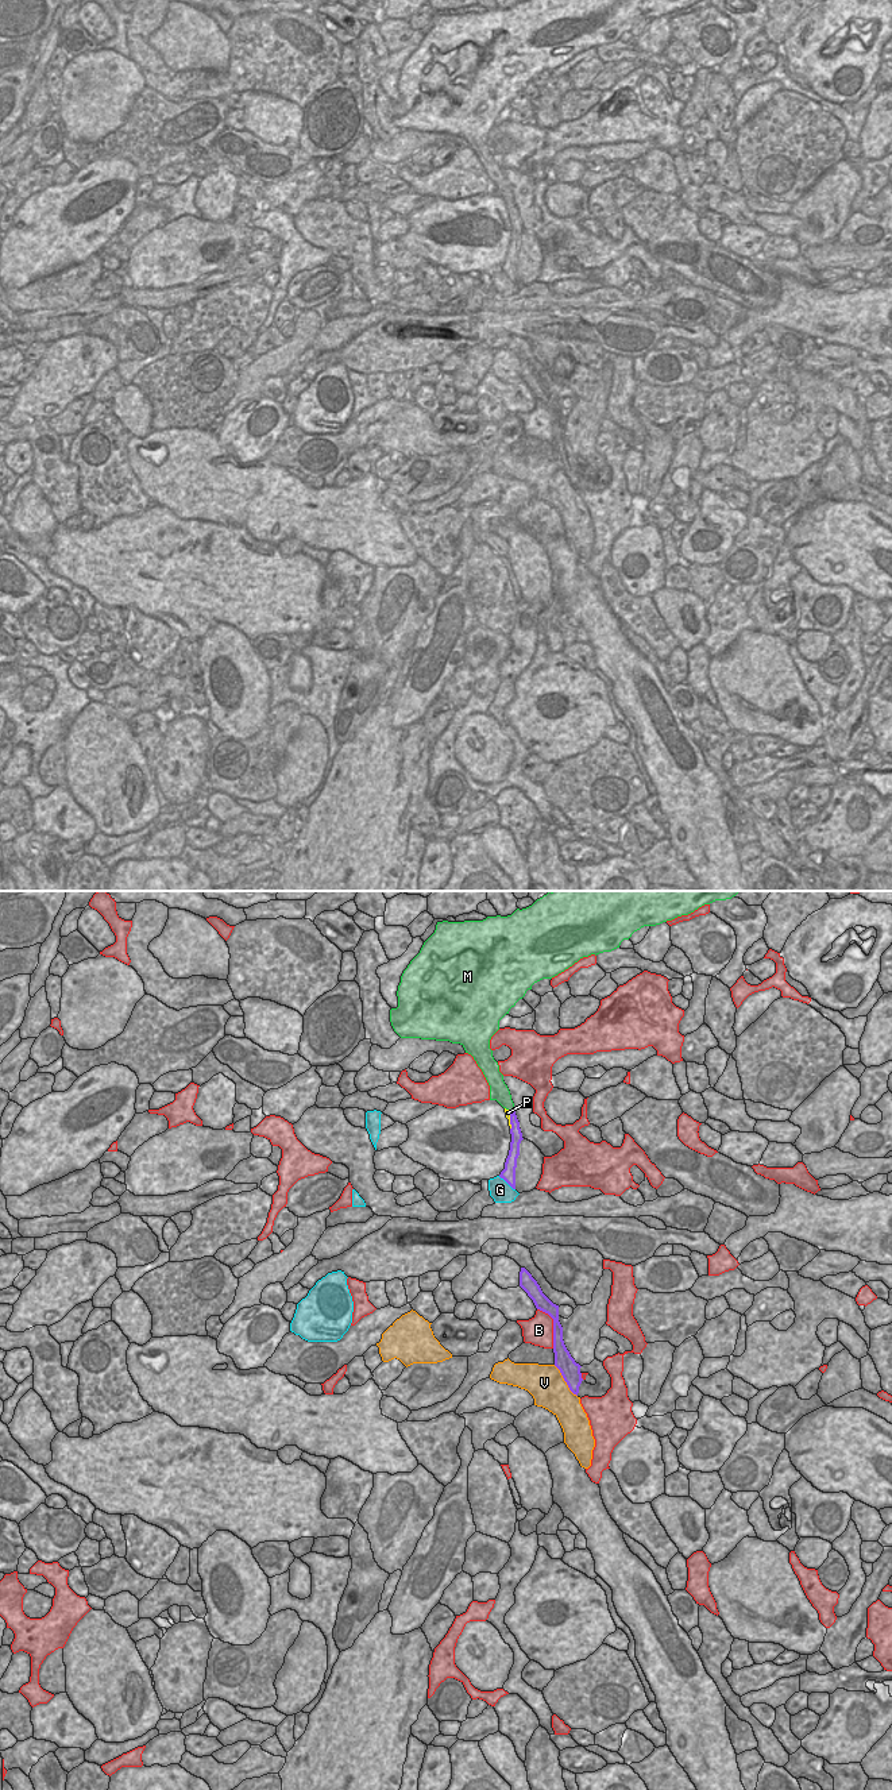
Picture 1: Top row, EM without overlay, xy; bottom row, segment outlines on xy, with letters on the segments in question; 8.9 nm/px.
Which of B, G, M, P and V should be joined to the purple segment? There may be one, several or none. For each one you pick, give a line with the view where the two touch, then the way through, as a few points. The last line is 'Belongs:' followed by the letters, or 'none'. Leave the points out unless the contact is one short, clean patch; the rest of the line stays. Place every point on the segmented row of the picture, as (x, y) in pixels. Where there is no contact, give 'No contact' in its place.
P: Touches purple in xy. Path across: xy (516, 1133), (510, 1121), (508, 1113)
Belongs: P

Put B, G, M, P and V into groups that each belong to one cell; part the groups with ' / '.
B / G / M / P / V

